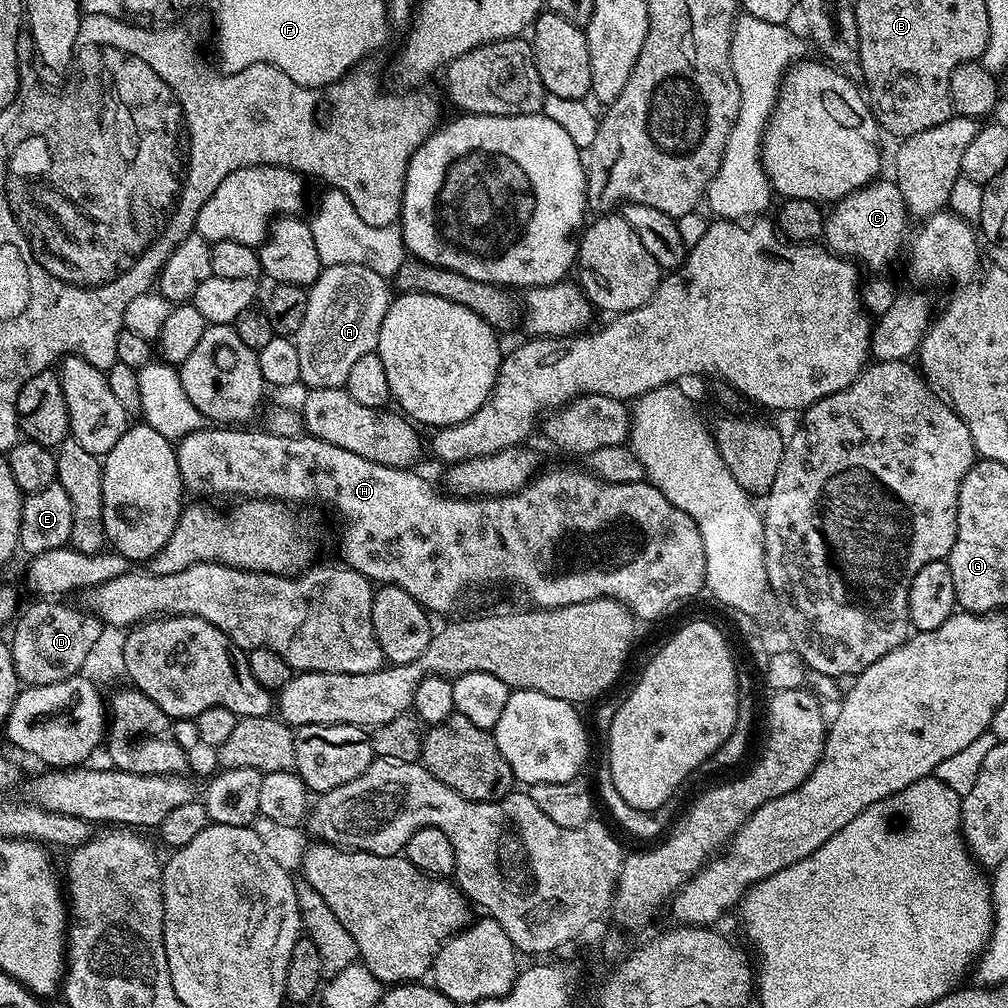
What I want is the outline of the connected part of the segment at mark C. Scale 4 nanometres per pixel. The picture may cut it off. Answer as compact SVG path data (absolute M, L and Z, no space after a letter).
M877 178L872 183L867 184L865 188L859 188L846 194L831 205L832 213L829 211L824 217L822 240L828 251L837 256L843 256L846 260L859 262L865 269L867 269L866 267L876 268L872 270L887 269L884 267L899 254L900 247L904 244L904 235L908 232L908 223L910 223L908 208L904 204L904 199L898 190L895 179L884 179Z

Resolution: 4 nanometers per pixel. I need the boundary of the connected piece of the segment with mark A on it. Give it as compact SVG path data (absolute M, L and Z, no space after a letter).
M330 265L321 267L320 277L308 288L306 318L302 318L302 326L294 337L298 350L300 384L305 389L344 387L354 362L358 362L358 358L362 358L362 354L376 351L378 334L382 330L382 318L386 318L386 310L393 299L389 281L382 274L376 274L366 266Z

